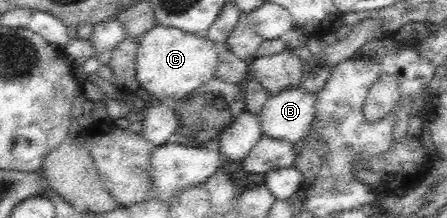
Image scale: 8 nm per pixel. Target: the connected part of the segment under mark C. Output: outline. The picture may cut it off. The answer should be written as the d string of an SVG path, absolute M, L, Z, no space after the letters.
M154 24L137 38L137 45L135 70L139 85L156 99L186 96L214 78L218 69L217 44L173 26Z

